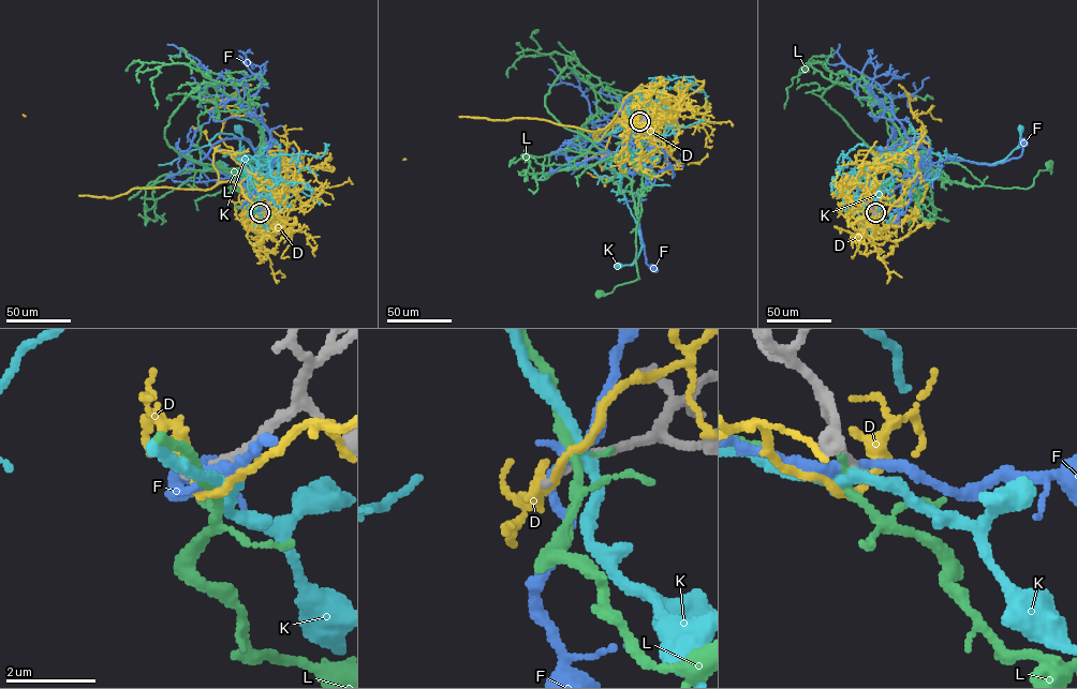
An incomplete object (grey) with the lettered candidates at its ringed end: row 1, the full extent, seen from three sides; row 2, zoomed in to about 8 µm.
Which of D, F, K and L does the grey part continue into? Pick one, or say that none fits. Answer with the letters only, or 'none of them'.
none of them

